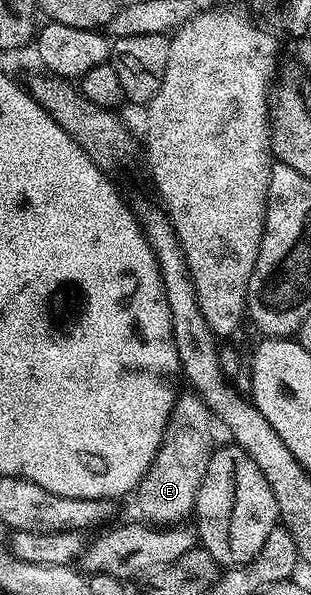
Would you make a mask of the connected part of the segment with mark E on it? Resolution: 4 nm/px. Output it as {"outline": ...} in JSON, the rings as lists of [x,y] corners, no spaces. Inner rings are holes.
{"outline":[[[185,391],[178,396],[163,431],[159,451],[135,490],[137,509],[148,524],[173,527],[196,510],[201,480],[207,475],[207,463],[211,463],[215,448],[213,425],[215,418],[198,393]]]}

